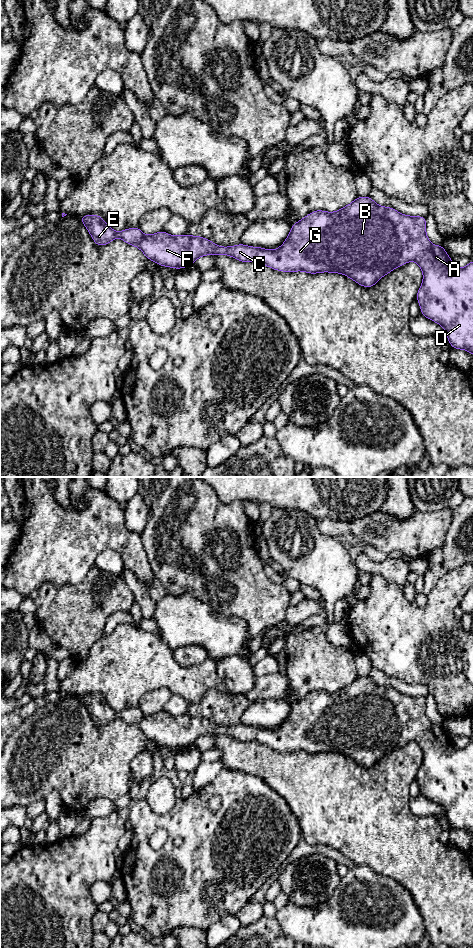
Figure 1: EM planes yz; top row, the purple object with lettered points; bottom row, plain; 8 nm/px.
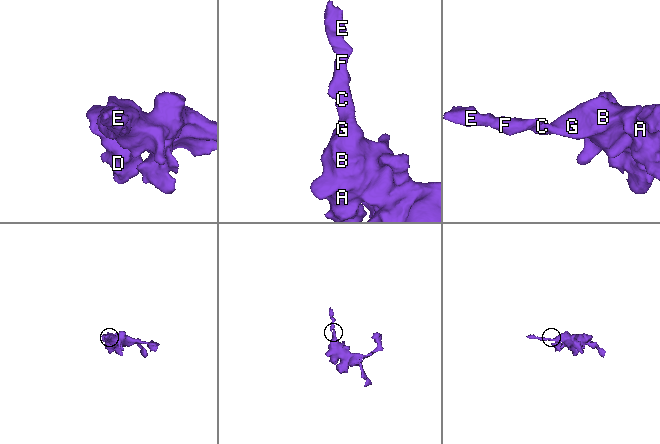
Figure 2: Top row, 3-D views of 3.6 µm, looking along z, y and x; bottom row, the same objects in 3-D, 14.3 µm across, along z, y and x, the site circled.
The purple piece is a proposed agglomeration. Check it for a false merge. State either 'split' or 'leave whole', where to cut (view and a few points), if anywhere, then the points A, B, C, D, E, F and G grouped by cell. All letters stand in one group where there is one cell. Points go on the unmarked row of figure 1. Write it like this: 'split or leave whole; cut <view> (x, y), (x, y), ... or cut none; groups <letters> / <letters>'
leave whole; cut none; groups A B C D E F G

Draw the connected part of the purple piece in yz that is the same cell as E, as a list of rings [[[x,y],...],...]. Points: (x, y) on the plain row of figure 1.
[[[358,676],[336,692],[311,692],[293,703],[285,722],[275,730],[242,723],[222,727],[204,717],[189,714],[172,716],[164,710],[146,716],[139,707],[116,712],[101,695],[82,695],[79,699],[98,726],[121,718],[127,724],[138,727],[149,740],[175,749],[191,746],[204,735],[228,735],[241,742],[257,742],[281,752],[341,753],[359,765],[371,768],[394,748],[415,741],[423,752],[423,762],[416,775],[422,796],[444,808],[452,828],[473,834],[473,740],[465,748],[456,747],[443,725],[434,726],[428,719],[426,697],[403,695],[391,687],[377,685],[369,676]]]

